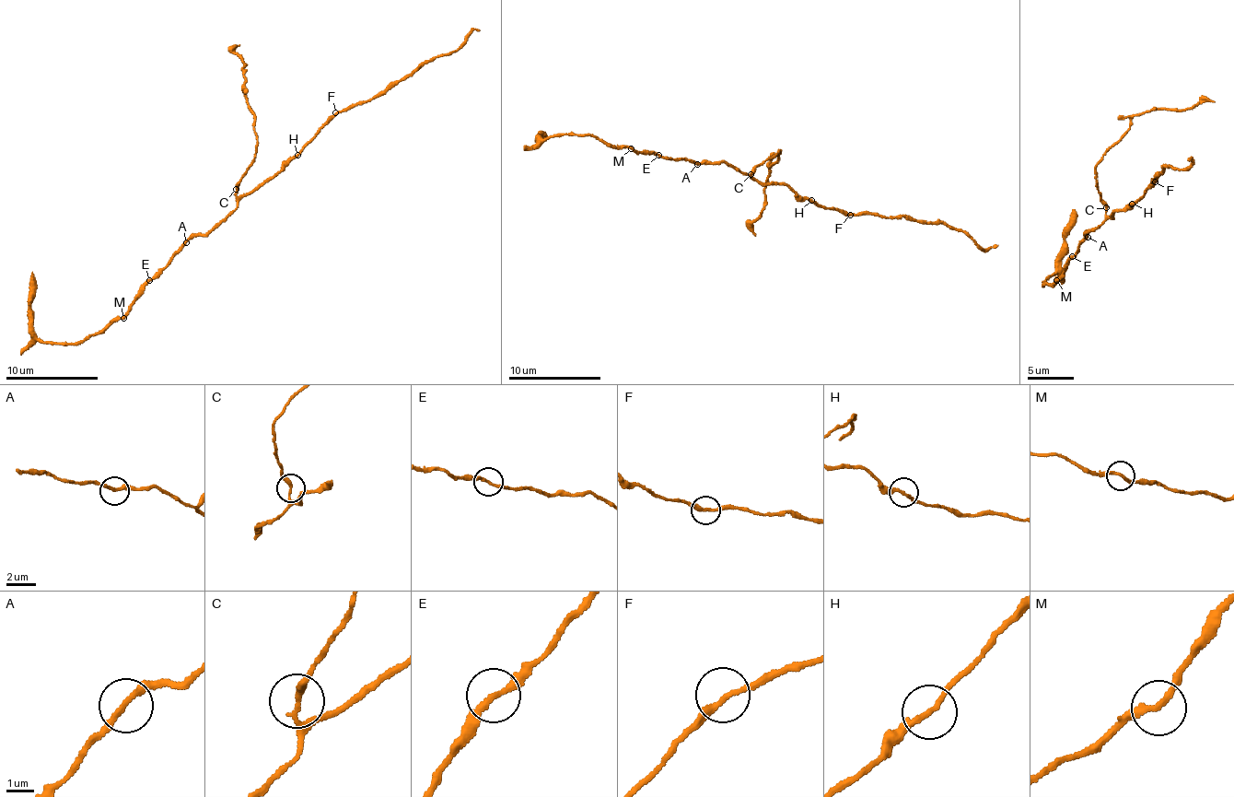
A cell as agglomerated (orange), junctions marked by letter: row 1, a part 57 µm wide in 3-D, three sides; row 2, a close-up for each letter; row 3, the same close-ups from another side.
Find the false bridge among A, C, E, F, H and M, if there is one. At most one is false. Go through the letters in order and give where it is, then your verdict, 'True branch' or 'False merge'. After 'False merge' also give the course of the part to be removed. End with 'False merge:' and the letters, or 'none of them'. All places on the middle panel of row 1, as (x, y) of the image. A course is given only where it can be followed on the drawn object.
A: Place: (697, 164). True branch
C: Place: (750, 174). True branch
E: Place: (658, 155). True branch
F: Place: (850, 215). True branch
H: Place: (811, 200). True branch
M: Place: (631, 148). True branch
False merge: none of them

